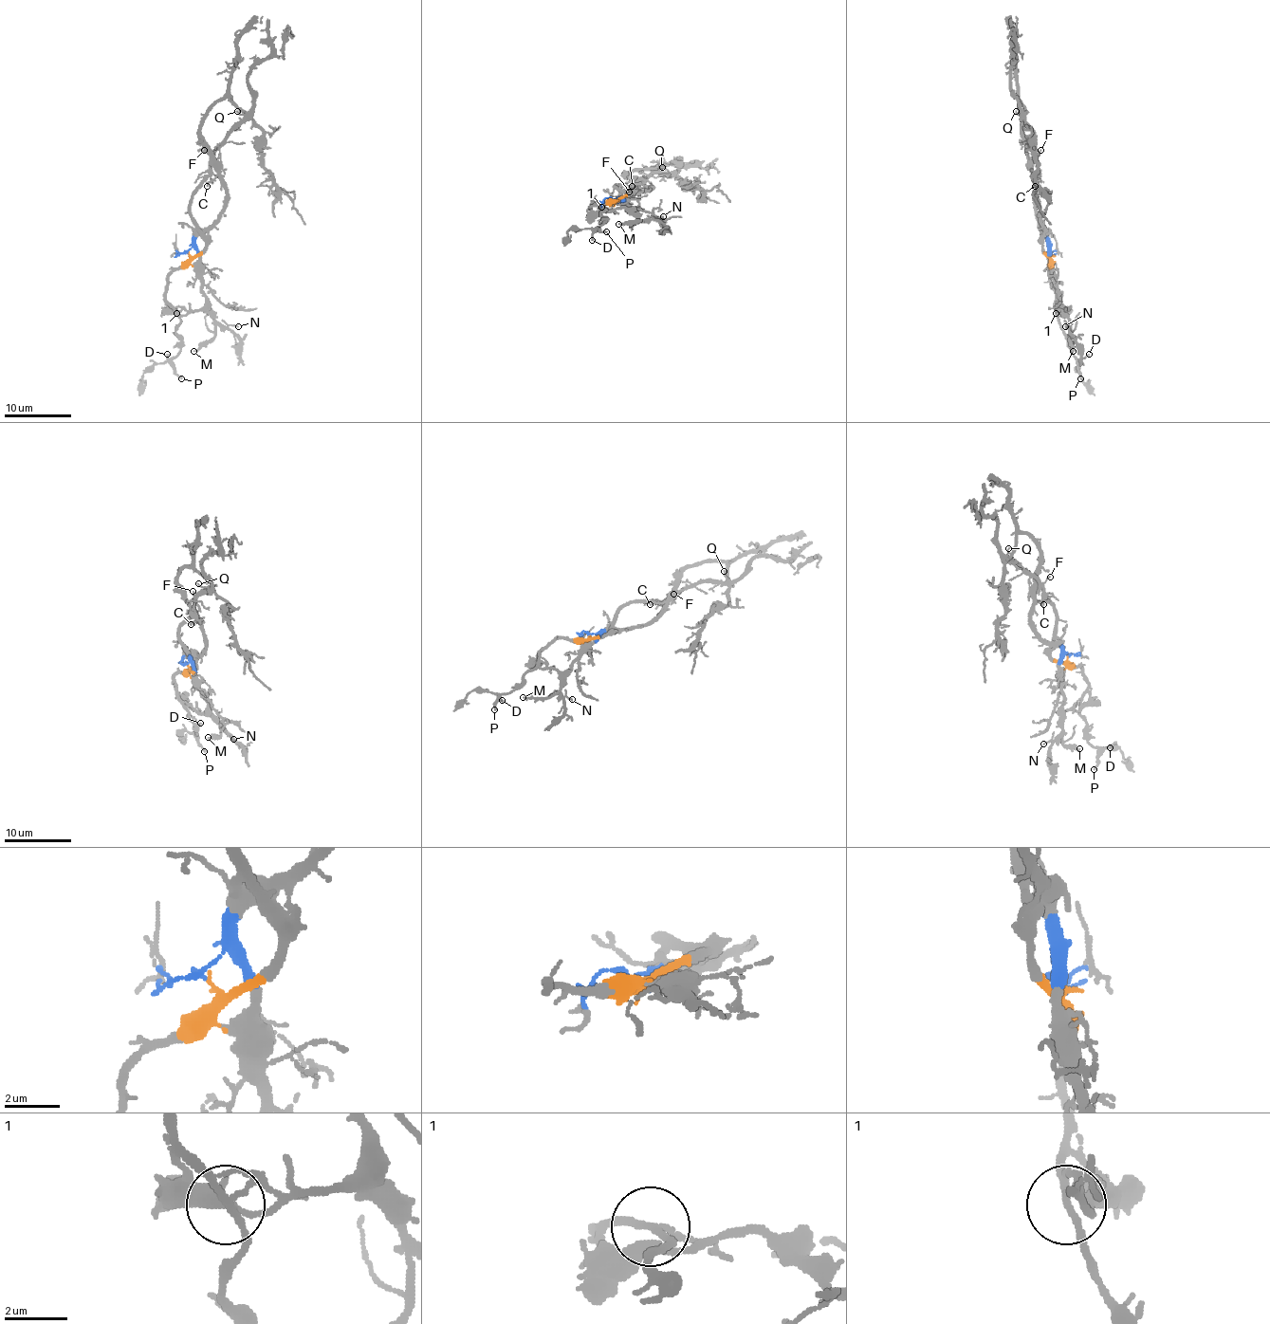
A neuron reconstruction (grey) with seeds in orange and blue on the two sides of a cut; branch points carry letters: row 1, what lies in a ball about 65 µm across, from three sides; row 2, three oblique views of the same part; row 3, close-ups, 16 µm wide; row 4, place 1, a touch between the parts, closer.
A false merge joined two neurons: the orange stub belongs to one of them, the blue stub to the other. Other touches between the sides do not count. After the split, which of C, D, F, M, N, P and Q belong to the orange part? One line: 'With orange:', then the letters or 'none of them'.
With orange: D, F, P

